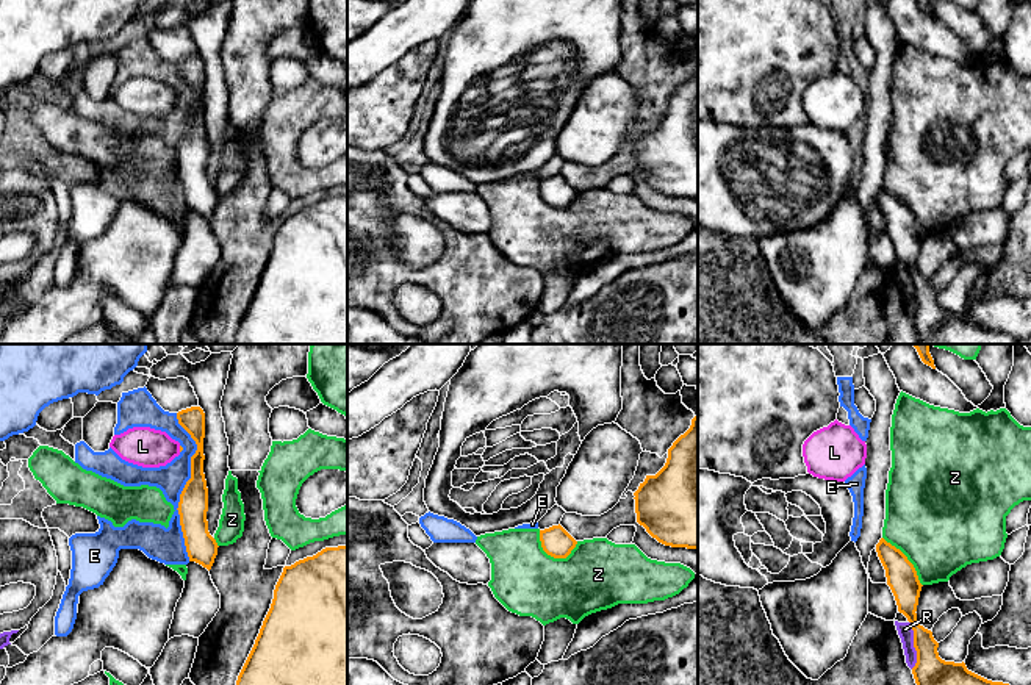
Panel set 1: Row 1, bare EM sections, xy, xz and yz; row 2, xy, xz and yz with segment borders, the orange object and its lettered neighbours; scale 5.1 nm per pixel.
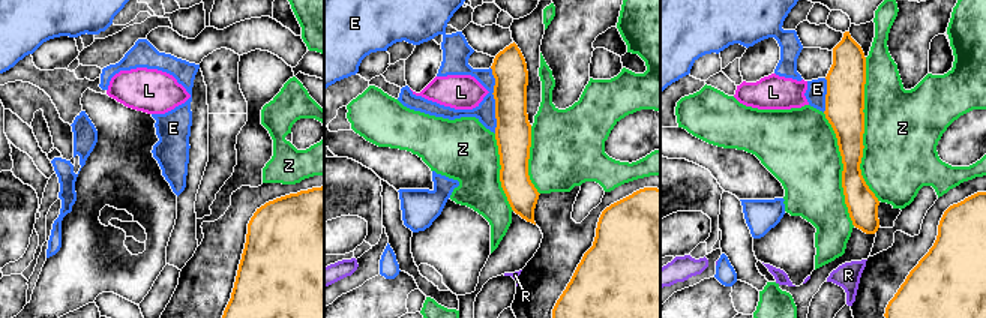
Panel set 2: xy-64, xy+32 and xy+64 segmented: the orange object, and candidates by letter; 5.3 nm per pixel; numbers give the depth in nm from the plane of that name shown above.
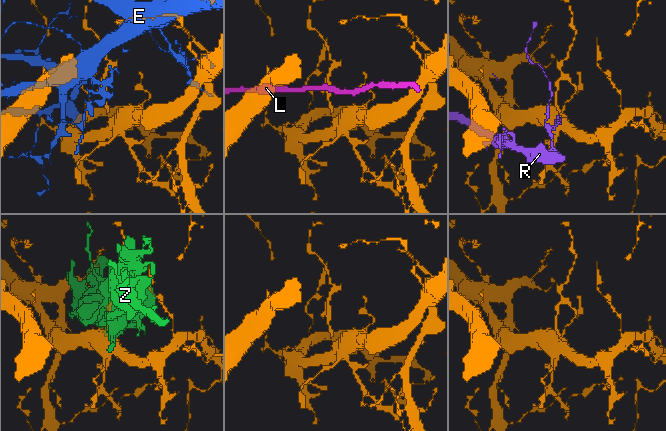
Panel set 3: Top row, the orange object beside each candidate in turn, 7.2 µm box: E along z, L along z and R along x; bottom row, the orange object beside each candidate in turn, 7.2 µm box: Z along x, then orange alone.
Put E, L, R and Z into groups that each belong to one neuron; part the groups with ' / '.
E / L / R / Z

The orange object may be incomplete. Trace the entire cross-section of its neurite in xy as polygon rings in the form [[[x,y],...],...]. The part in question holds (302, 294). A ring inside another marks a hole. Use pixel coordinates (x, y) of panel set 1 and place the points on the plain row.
[[[347,195],[325,197],[283,217],[235,344],[347,344]]]

